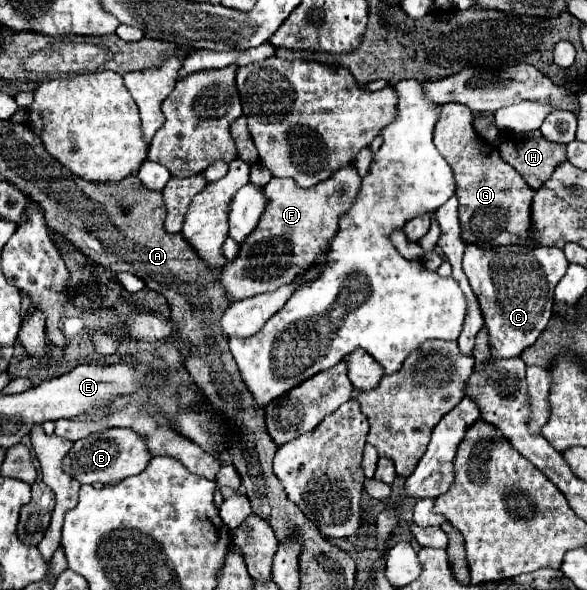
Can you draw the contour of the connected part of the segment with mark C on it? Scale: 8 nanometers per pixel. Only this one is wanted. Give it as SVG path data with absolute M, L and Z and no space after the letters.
M467 245L465 247L465 255L463 255L463 269L465 269L465 275L467 275L467 279L469 279L469 283L471 283L471 287L473 287L473 293L477 295L477 301L479 301L479 307L481 307L481 313L483 313L483 319L485 319L485 327L487 327L487 331L489 331L489 343L491 343L491 359L487 361L487 363L491 363L491 361L497 361L497 359L509 359L509 357L519 357L521 353L523 353L523 349L527 349L529 345L533 345L535 341L537 341L537 337L545 331L545 327L547 327L547 323L549 323L549 319L551 319L551 315L553 315L553 291L555 291L555 285L561 281L561 277L565 275L565 271L567 271L567 267L569 267L569 261L565 259L565 255L563 255L563 251L559 249L559 247L525 247L525 245L509 245L509 247L497 247L497 251L489 251L489 249L481 249L481 247L477 247L477 245Z

